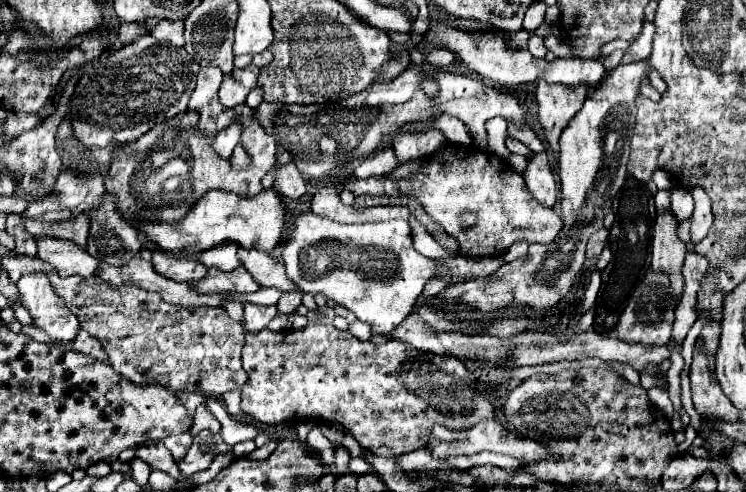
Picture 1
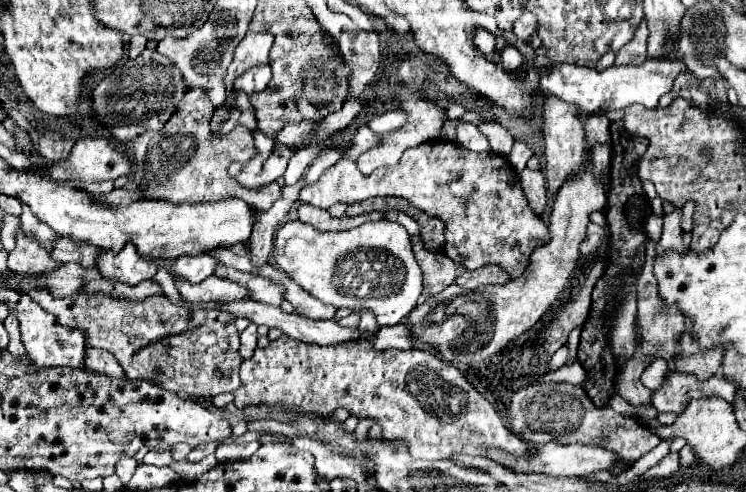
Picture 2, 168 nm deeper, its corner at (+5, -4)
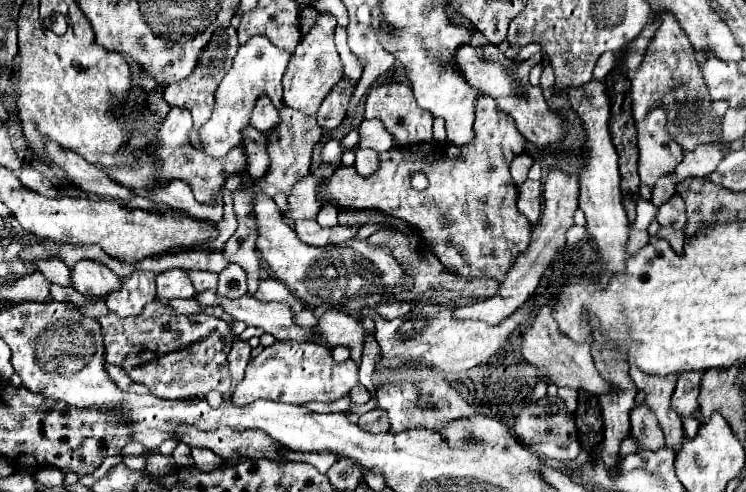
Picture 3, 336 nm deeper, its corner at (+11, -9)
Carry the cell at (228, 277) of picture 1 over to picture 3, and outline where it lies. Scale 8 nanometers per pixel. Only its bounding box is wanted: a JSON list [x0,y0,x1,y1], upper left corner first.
[256,278,306,312]

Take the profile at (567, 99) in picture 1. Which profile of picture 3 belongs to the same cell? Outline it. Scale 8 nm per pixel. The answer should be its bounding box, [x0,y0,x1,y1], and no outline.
[454,170,578,324]

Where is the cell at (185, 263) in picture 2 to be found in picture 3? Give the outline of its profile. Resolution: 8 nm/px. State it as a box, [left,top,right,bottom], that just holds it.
[156,268,194,302]

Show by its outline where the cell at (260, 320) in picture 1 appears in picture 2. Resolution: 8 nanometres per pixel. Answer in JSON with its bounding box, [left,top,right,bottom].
[240,323,258,357]

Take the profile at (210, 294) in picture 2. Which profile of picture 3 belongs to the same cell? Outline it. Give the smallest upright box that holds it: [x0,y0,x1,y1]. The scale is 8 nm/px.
[194,290,314,342]

